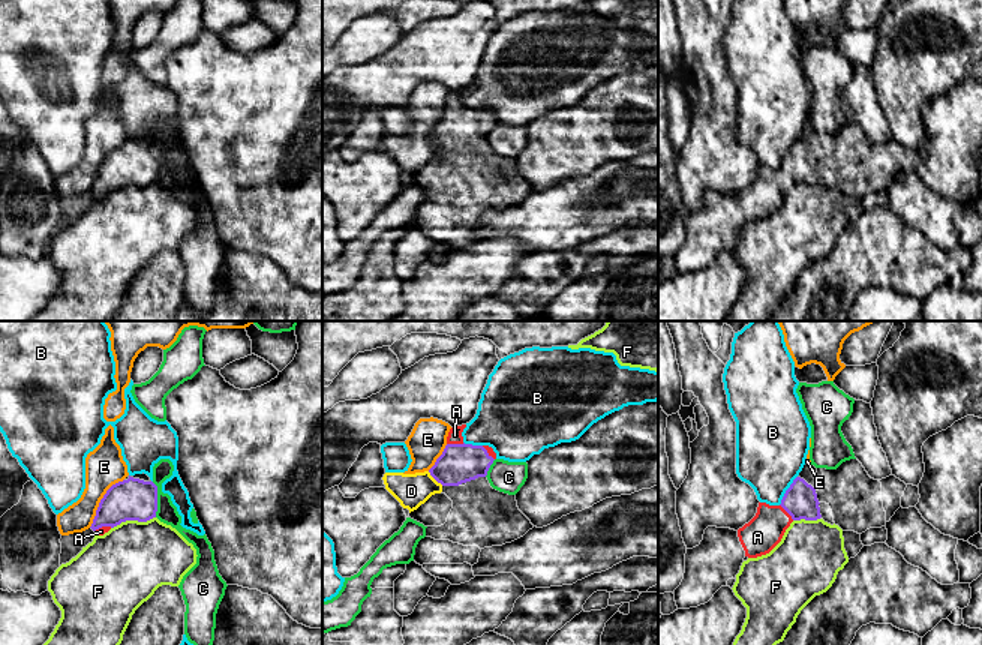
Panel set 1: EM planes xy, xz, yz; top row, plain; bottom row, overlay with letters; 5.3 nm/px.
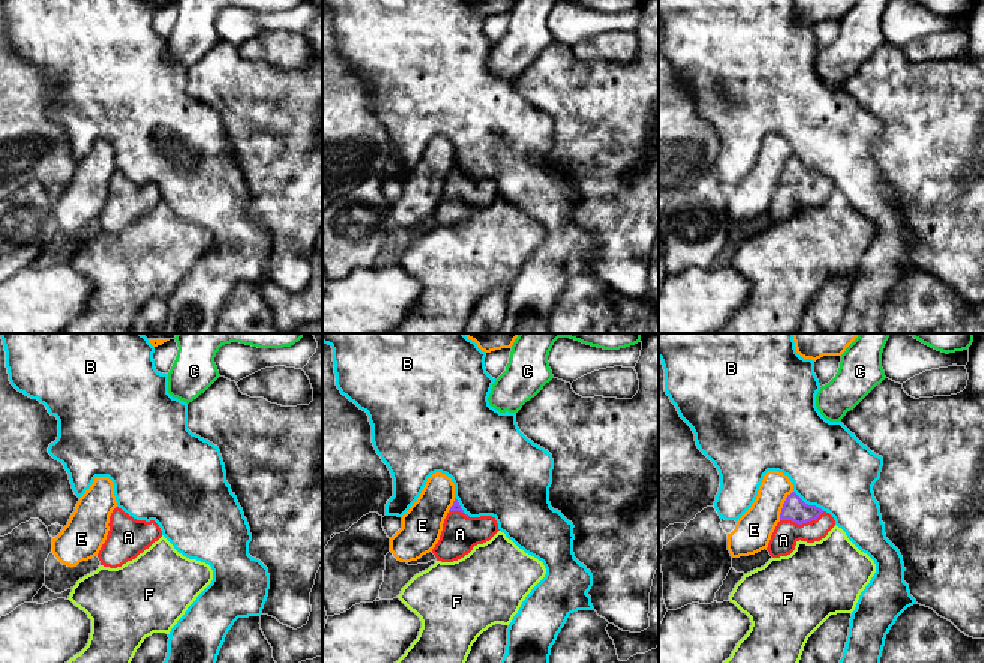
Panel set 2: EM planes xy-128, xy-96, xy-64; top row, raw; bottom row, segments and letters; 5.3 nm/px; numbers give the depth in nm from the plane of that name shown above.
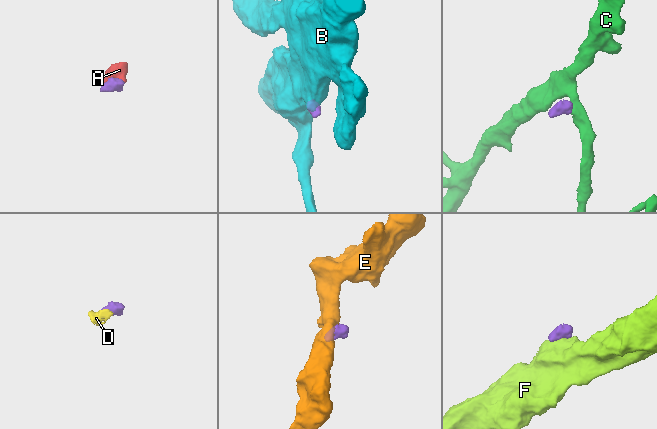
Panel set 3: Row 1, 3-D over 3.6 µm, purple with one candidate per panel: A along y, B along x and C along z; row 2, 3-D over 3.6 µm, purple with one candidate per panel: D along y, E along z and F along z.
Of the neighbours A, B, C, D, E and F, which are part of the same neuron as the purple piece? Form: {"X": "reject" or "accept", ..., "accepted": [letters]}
{"A": "accept", "B": "reject", "C": "reject", "D": "reject", "E": "reject", "F": "reject", "accepted": ["A"]}

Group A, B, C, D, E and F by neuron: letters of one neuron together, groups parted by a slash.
A / B / C / D E / F

